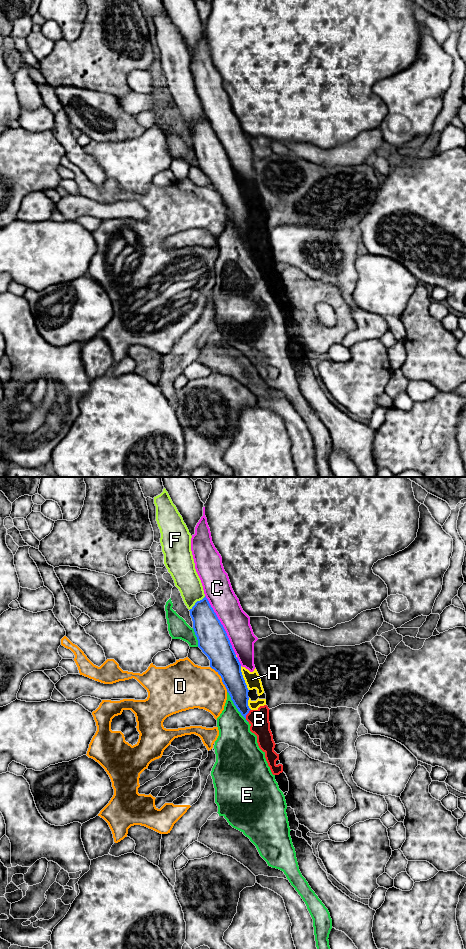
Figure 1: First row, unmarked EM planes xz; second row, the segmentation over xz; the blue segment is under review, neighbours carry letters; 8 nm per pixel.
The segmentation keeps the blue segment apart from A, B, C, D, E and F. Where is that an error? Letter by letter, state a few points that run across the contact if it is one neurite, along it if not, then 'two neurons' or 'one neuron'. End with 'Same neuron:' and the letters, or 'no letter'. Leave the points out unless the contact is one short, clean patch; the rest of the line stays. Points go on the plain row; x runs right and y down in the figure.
A: two neurons
B: two neurons
C: two neurons
D: two neurons
E: two neurons
F: two neurons
Same neuron: no letter

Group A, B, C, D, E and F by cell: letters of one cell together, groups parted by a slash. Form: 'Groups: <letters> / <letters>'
Groups: A B / C / D / E / F

